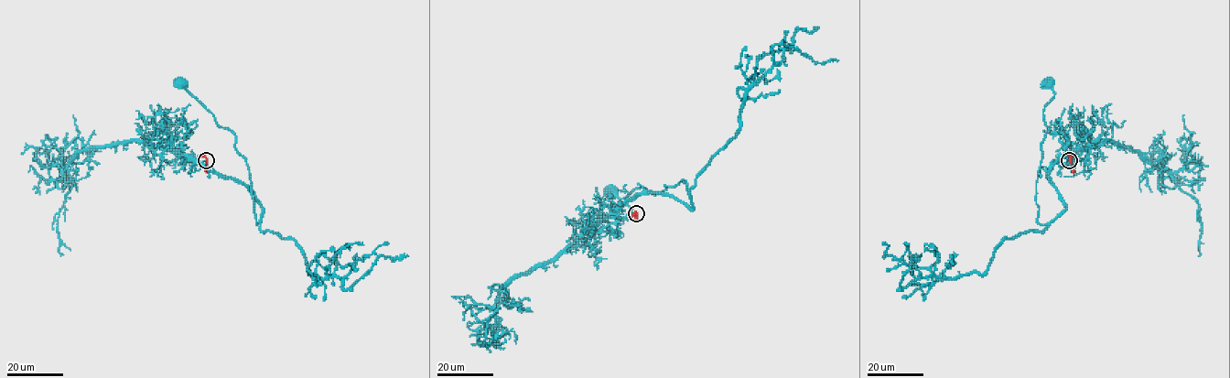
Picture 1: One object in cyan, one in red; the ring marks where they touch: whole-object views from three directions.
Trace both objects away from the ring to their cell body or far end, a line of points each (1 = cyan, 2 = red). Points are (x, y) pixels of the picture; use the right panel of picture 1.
1: (1069, 160), (1049, 177), (1065, 209), (1041, 225), (1047, 81)
2: (1069, 160), (1073, 172)

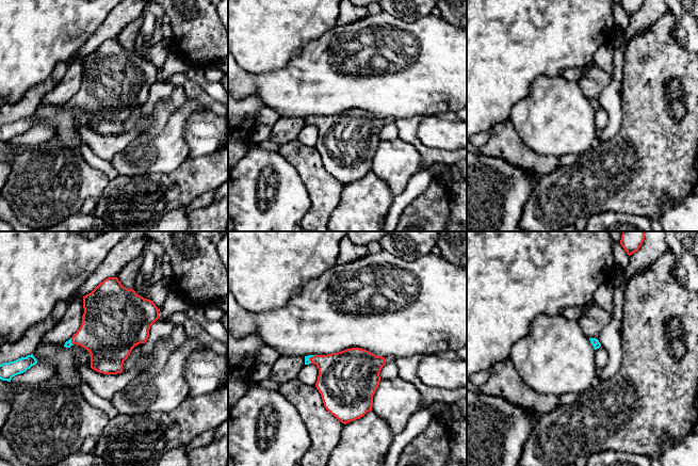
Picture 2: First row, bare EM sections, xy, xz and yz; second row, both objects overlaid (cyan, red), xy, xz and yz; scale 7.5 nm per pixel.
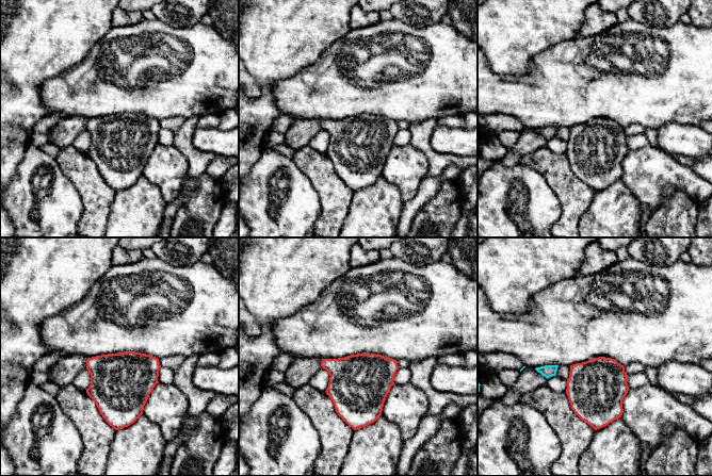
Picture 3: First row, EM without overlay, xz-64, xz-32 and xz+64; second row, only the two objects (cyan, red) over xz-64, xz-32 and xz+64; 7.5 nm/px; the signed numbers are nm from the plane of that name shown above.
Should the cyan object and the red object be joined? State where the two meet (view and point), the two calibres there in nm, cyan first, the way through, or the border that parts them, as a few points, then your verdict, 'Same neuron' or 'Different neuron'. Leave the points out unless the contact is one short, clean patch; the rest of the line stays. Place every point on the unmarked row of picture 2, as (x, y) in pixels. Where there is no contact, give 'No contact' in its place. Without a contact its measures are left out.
Touches cyan at xz (309, 118). Thickness 50 nm (cyan) against 300 nm. Path across: xz (307, 123), (309, 118), (323, 123), (338, 133). Same neuron

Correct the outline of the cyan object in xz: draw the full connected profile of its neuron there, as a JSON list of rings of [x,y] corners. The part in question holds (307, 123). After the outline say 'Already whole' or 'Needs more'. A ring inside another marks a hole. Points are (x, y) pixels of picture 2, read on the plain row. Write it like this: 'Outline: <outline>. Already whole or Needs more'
Outline: [[[359,109],[346,110],[327,116],[305,117],[305,126],[314,125],[319,130],[315,148],[321,155],[324,168],[342,184],[363,178],[372,172],[373,157],[380,143],[385,118]]]. Needs more

